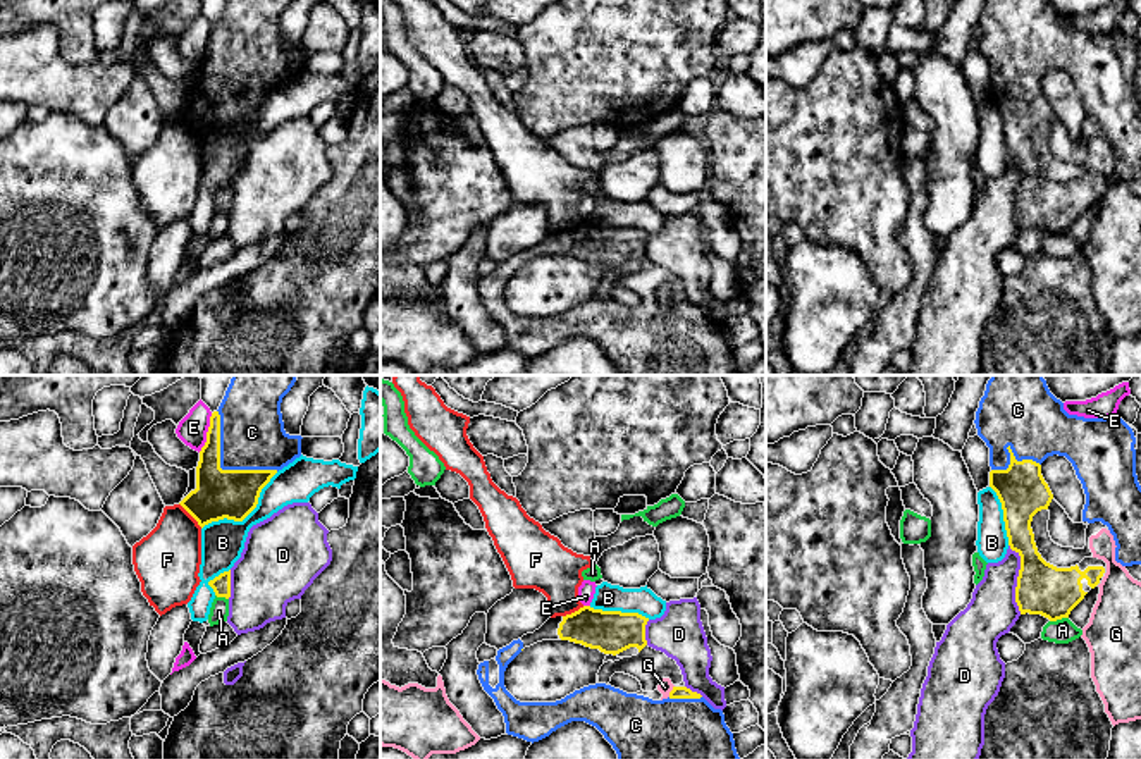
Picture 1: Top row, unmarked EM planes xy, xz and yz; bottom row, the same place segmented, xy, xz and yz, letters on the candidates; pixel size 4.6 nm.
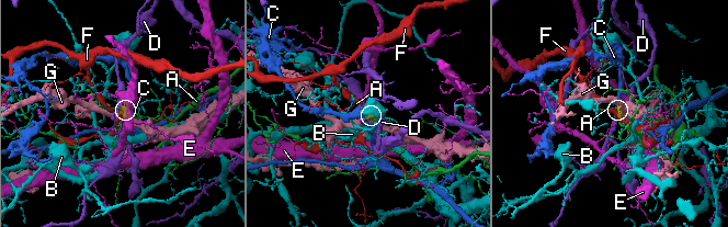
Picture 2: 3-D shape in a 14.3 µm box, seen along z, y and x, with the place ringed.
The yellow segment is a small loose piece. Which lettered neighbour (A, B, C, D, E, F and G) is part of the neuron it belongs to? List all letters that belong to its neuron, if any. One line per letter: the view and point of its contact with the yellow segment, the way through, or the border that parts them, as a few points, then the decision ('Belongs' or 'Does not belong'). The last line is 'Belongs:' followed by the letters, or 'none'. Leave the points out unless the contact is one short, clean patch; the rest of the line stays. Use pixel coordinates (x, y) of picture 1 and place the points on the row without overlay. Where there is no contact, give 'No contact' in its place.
A: Touches yellow at yz (1059, 233). Boundary: yz (1067, 231), (1050, 236). Does not belong
B: Touches yellow at xy (245, 131). Does not belong
C: Touches yellow at xy (219, 81). Belongs
D: Touches yellow at yz (1017, 193). Does not belong
E: Touches yellow at xy (207, 47). Does not belong
F: Touches yellow at xy (190, 128). Does not belong
G: Touches yellow at xz (672, 305). Does not belong
Belongs: C

